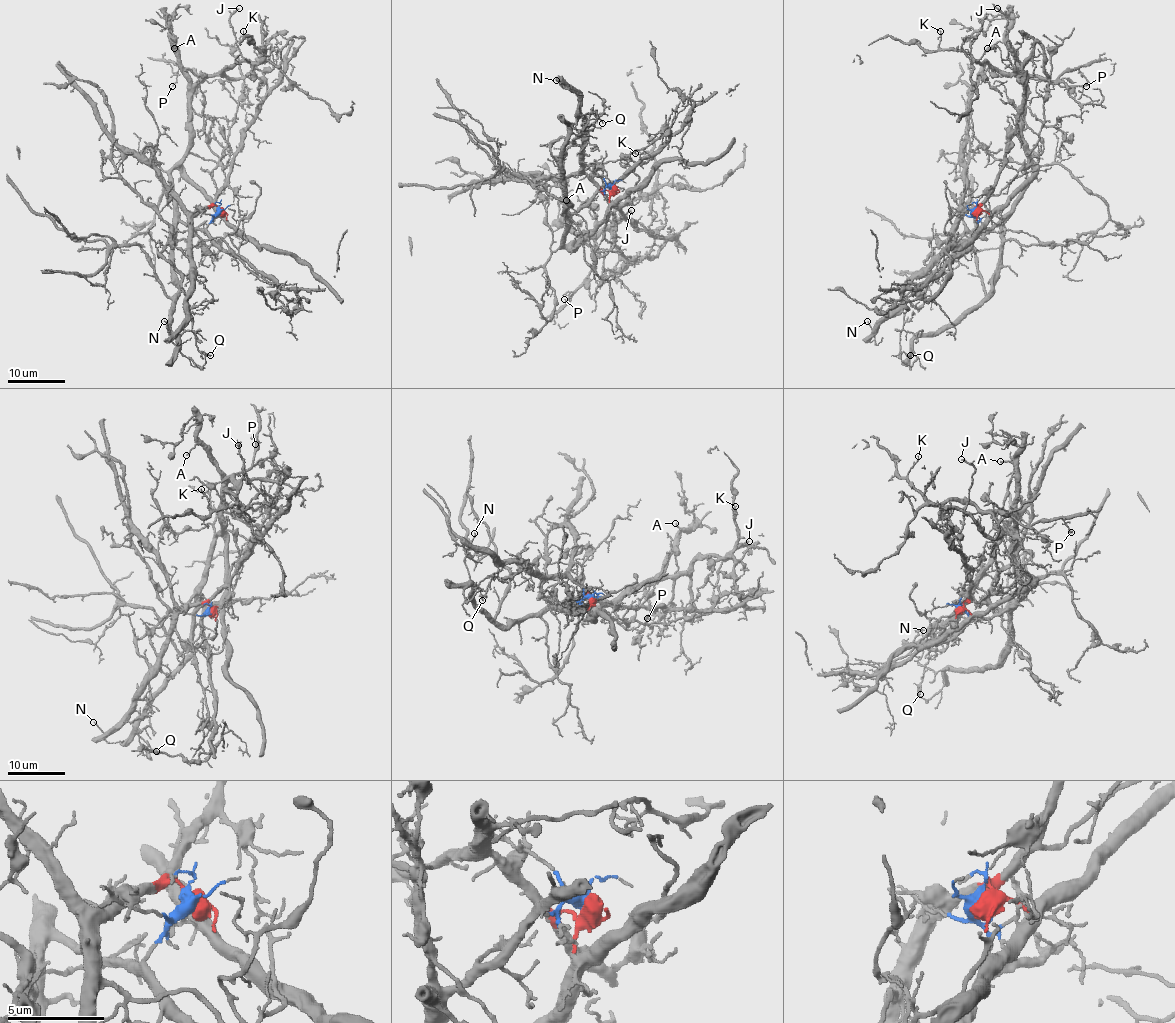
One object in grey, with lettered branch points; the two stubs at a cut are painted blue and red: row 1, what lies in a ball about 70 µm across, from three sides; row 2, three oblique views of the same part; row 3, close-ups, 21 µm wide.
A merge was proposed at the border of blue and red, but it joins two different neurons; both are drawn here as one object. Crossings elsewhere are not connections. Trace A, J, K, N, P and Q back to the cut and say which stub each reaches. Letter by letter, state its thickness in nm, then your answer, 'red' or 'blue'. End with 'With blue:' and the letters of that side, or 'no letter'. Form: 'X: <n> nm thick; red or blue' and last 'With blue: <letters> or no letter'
A: 130 nm thick; blue
J: 180 nm thick; red
K: 150 nm thick; blue
N: 120 nm thick; red
P: 150 nm thick; blue
Q: 150 nm thick; red
With blue: A, K, P

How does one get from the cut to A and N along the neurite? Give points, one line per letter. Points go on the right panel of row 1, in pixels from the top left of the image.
A: (974, 211), (977, 228), (993, 228), (1031, 174), (1021, 135), (1024, 79), (1003, 42), (987, 48)
N: (974, 211), (977, 205), (960, 218), (946, 247), (911, 278), (901, 303), (874, 333), (867, 321)

